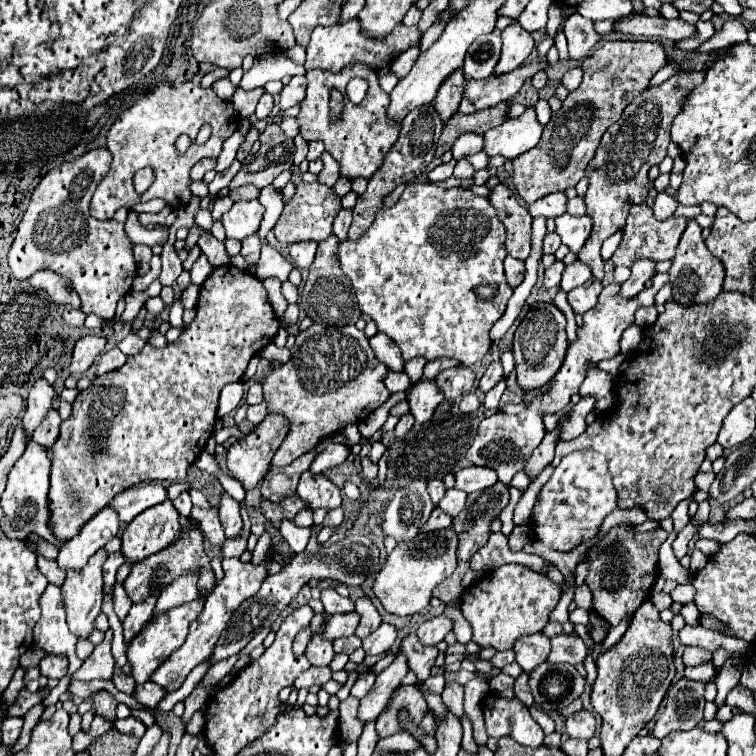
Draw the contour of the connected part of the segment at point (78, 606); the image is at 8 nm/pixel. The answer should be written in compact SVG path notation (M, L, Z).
M97 550L81 572L67 572L65 584L61 586L63 610L67 614L67 626L79 640L85 640L93 622L101 612L103 598L103 576L101 568L107 560L105 550Z

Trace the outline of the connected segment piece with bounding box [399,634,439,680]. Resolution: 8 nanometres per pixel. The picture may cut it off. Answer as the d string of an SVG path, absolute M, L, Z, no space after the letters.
M407 634L407 636L403 636L403 640L399 644L399 650L407 656L409 668L417 674L417 678L427 680L429 672L435 664L435 658L439 654L437 648L427 648L417 640L415 634Z

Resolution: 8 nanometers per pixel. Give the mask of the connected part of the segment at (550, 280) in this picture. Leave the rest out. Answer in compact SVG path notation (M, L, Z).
M557 260L553 266L549 266L547 270L545 270L545 278L543 278L543 284L545 284L545 288L553 288L553 286L559 286L559 282L561 282L561 274L563 274L563 262L561 260Z

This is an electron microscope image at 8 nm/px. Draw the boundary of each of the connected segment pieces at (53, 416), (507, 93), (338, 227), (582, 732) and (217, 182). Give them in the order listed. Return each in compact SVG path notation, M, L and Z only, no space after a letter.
M51 408L45 416L45 420L35 428L33 432L33 442L45 446L45 448L51 448L57 440L57 434L59 434L59 424L61 424L61 418L59 418L59 412L55 408Z
M533 62L531 66L519 66L507 74L493 74L485 80L467 80L465 96L477 110L493 108L501 102L509 102L521 90L521 84L537 70L545 70L545 66L547 62Z
M341 208L335 222L333 222L333 234L337 234L339 240L347 240L347 230L351 226L351 218L353 218L353 210L349 208Z
M579 710L567 718L567 734L577 740L589 740L595 734L595 716L587 710Z
M237 159L233 161L233 164L223 172L216 173L212 182L208 185L209 195L212 198L222 188L228 187L233 177L241 169L242 163Z

